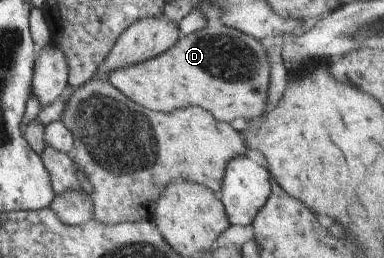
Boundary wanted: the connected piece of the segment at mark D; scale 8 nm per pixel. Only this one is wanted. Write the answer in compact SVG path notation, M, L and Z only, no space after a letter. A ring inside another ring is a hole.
M211 20L209 25L180 39L163 54L127 68L117 68L107 74L107 81L139 106L154 112L201 107L226 123L244 118L251 120L267 109L269 64L267 50L261 41L240 30Z

